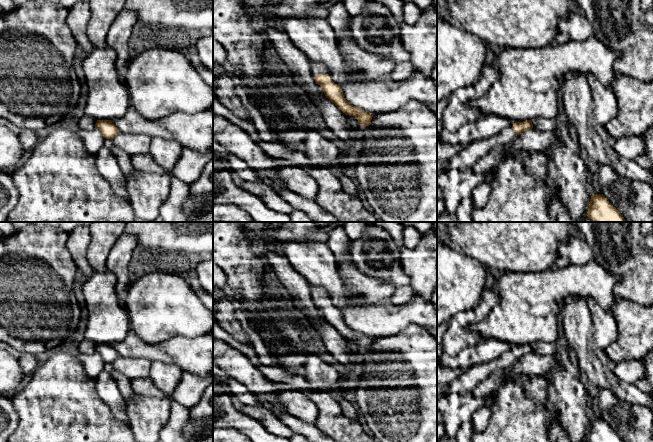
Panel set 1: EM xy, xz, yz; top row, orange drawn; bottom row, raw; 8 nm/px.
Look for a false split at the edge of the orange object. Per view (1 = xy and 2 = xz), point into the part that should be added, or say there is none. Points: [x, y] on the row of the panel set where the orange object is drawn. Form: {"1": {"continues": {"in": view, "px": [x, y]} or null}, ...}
{"1": {"continues": null}, "2": {"continues": {"in": "xz", "px": [316, 68]}}}

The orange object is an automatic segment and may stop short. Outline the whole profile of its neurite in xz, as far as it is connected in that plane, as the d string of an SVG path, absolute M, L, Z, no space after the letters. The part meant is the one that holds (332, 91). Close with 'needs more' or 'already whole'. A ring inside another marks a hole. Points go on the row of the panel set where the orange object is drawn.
M311 60L310 65L314 80L316 84L321 86L326 98L334 103L344 114L355 117L362 127L369 126L373 114L351 105L344 98L341 87L332 81L323 65Z | needs more

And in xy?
M97 120L95 128L99 129L106 139L113 139L119 130L111 120Z | already whole

